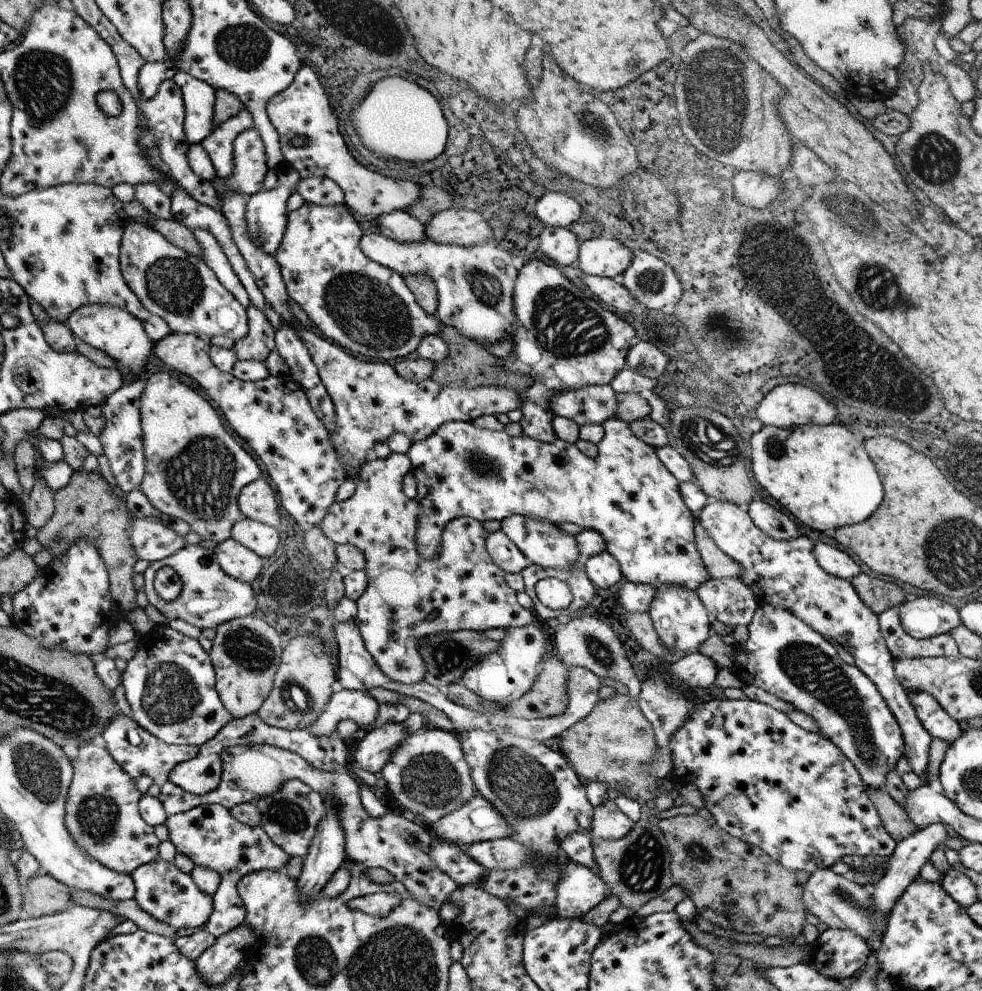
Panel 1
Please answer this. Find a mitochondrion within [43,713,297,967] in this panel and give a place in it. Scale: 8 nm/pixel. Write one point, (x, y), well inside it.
(98, 817)

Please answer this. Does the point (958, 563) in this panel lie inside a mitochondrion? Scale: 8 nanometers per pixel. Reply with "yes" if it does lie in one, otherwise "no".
yes

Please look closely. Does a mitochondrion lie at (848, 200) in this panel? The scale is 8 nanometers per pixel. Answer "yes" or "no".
yes

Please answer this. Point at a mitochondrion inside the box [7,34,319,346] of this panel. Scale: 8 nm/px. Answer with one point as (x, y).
(44, 80)

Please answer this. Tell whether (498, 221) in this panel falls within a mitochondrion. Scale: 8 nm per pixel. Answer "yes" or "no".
no

